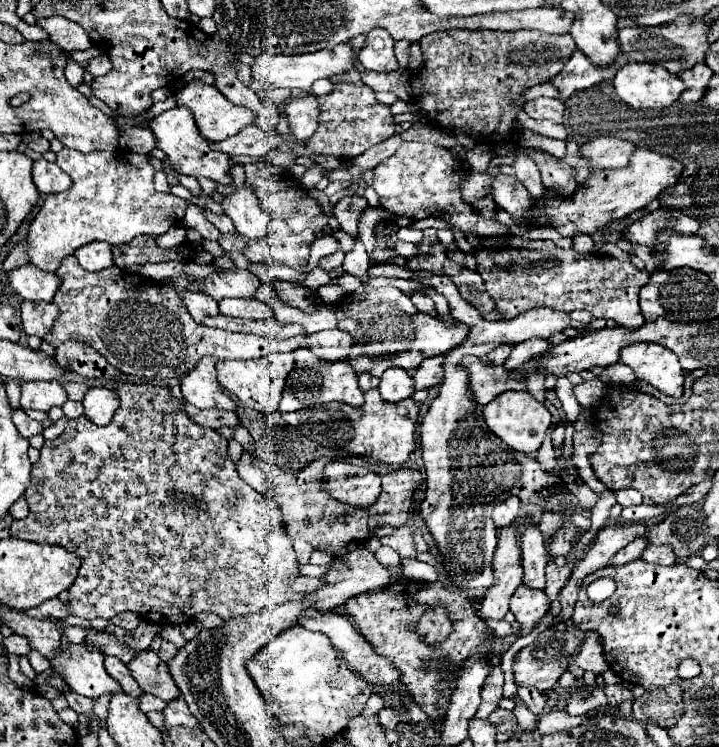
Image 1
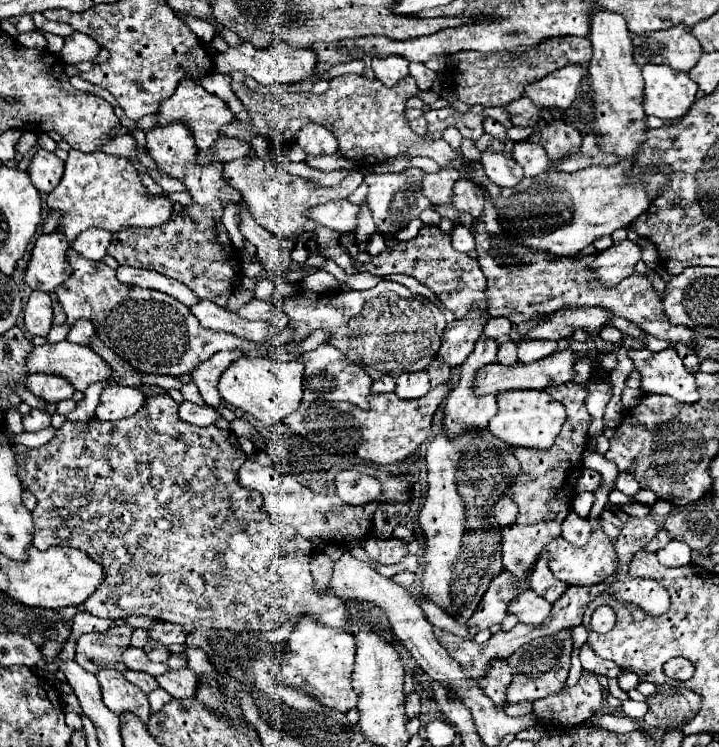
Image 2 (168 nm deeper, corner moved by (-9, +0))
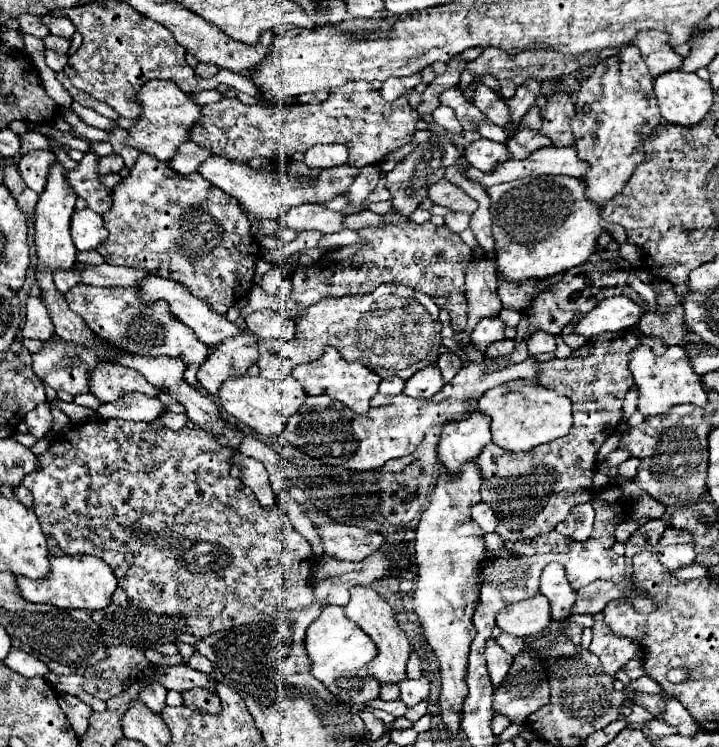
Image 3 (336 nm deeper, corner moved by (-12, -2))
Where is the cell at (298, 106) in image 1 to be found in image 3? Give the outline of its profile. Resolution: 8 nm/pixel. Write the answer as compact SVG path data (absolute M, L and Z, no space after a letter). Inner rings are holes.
M314 144L306 150L304 162L310 168L332 168L342 166L348 160L348 148L344 144Z

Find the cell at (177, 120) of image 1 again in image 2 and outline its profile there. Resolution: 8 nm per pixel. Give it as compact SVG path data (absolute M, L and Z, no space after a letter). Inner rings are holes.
M181 122L165 128L153 128L147 132L147 154L157 164L157 172L177 178L185 184L187 192L193 198L193 204L183 206L183 210L173 210L169 222L165 226L155 228L135 228L121 230L113 234L113 242L109 244L107 254L113 256L123 266L135 268L151 268L169 278L181 280L187 284L199 298L207 298L217 306L225 306L229 296L233 294L241 272L243 258L237 248L233 248L227 230L221 224L221 216L227 204L239 204L241 194L227 186L223 178L223 164L209 162L197 164L197 148L193 142L193 134Z

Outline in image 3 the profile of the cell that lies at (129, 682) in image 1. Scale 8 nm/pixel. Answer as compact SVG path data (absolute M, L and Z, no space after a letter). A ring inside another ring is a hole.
M152 682L152 684L148 684L148 686L144 686L142 690L140 690L140 700L152 710L152 712L160 712L160 708L164 708L166 706L166 688L162 686L162 684L156 684L156 682Z

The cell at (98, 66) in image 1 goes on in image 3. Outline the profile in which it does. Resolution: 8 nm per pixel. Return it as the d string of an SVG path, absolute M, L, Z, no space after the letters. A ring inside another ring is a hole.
M46 14L42 20L44 20L44 24L48 24L48 28L50 28L52 34L58 34L58 36L62 36L66 40L74 38L74 30L76 28L74 28L74 24L70 20L56 18L56 16L50 16L50 14Z

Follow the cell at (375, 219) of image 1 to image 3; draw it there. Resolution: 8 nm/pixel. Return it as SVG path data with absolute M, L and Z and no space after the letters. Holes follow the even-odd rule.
M432 136L428 142L420 144L412 154L408 154L392 172L386 174L386 188L392 194L390 202L394 204L394 212L402 216L410 216L412 212L416 212L422 200L428 198L428 188L432 180L438 182L440 178L444 178L444 168L448 164L454 164L458 156L460 156L458 148L452 142L442 140L438 136Z

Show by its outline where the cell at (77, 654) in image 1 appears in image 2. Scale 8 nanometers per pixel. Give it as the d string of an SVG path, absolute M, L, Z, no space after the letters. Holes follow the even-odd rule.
M111 668L101 670L97 674L97 680L101 684L101 696L103 696L105 706L109 706L115 714L131 712L137 718L141 718L143 724L147 724L151 716L147 694L143 694L137 686L129 684L123 674Z

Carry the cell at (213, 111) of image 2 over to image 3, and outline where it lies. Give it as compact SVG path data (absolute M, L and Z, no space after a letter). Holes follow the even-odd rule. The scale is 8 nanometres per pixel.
M152 80L144 84L140 90L140 104L142 116L130 130L130 144L146 154L156 156L158 160L172 160L172 156L178 152L178 146L188 142L190 130L202 116L202 106L194 102L192 94L178 88L174 80Z

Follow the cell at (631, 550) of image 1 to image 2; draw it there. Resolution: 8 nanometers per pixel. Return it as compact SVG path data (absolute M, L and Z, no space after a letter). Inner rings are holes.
M661 528L661 530L657 532L657 536L647 544L647 550L649 550L649 552L657 552L657 550L663 548L667 542L669 542L669 534L667 534L665 528Z

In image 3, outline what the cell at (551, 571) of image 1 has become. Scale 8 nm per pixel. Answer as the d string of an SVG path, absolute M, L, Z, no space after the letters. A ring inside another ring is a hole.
M619 448L608 455L606 458L606 466L608 466L608 468L618 468L618 466L627 459L628 451Z

